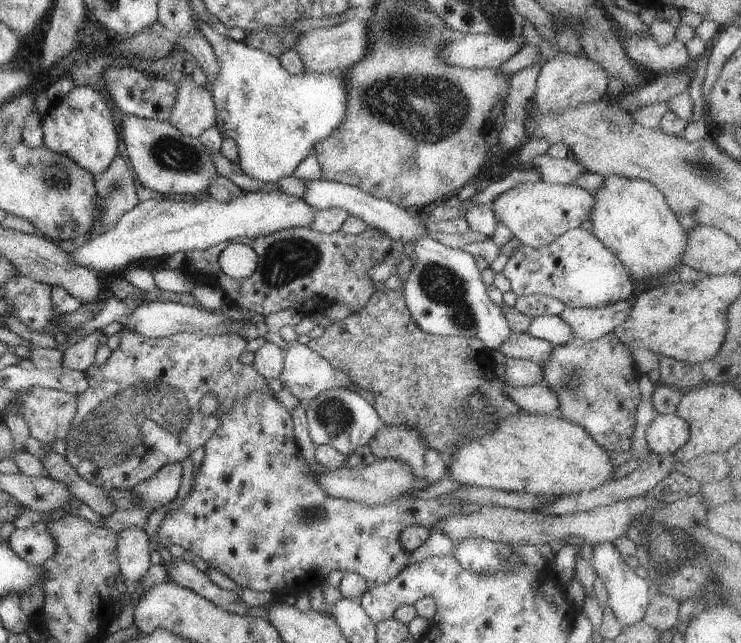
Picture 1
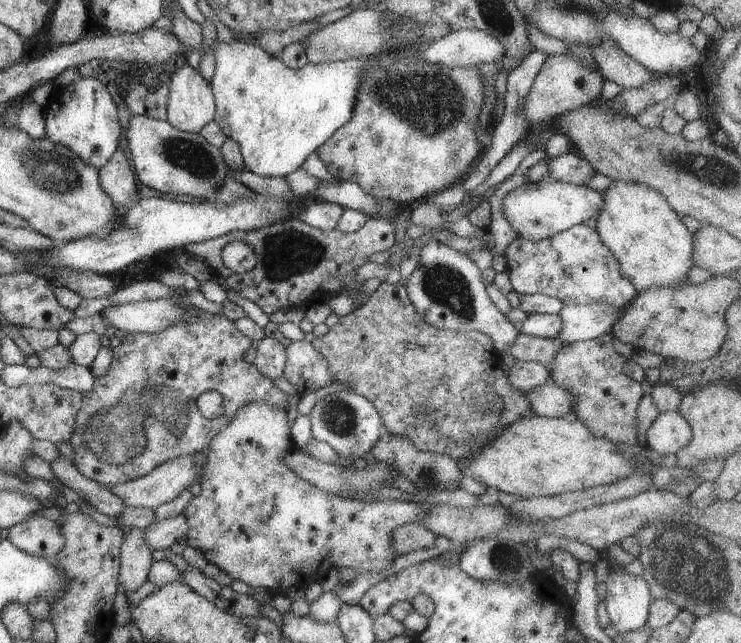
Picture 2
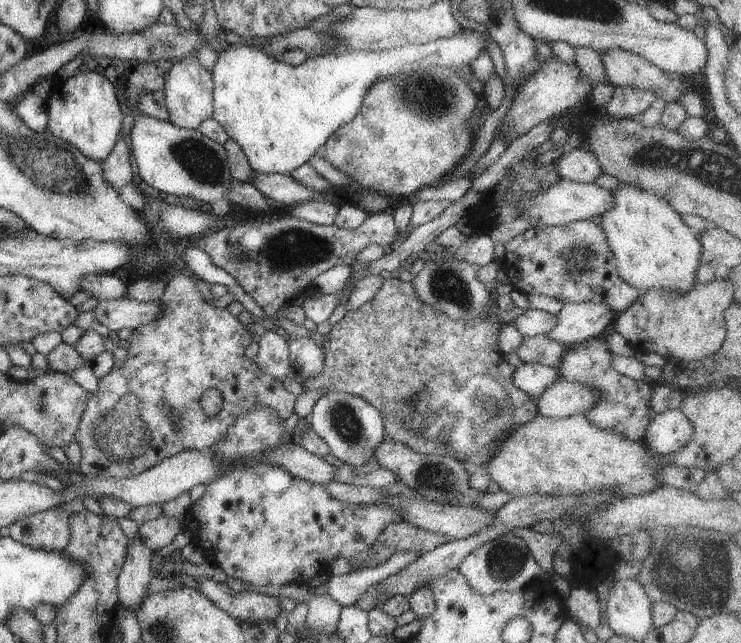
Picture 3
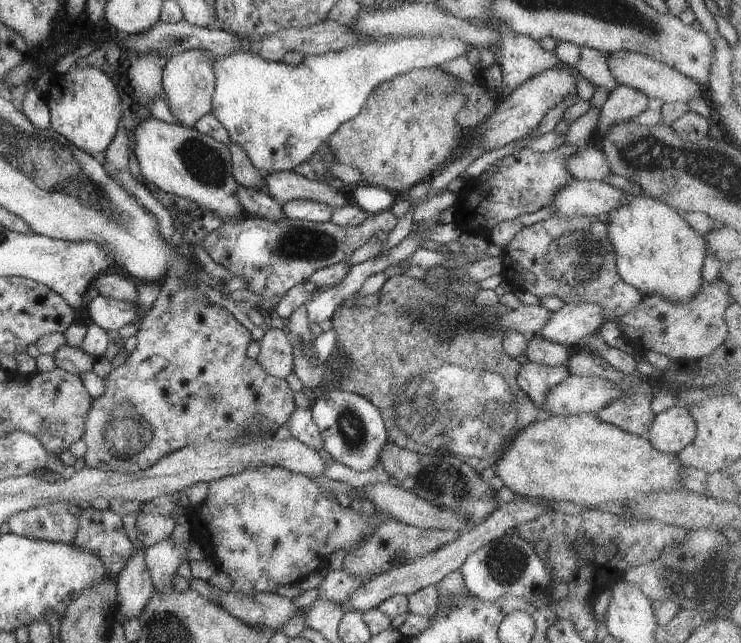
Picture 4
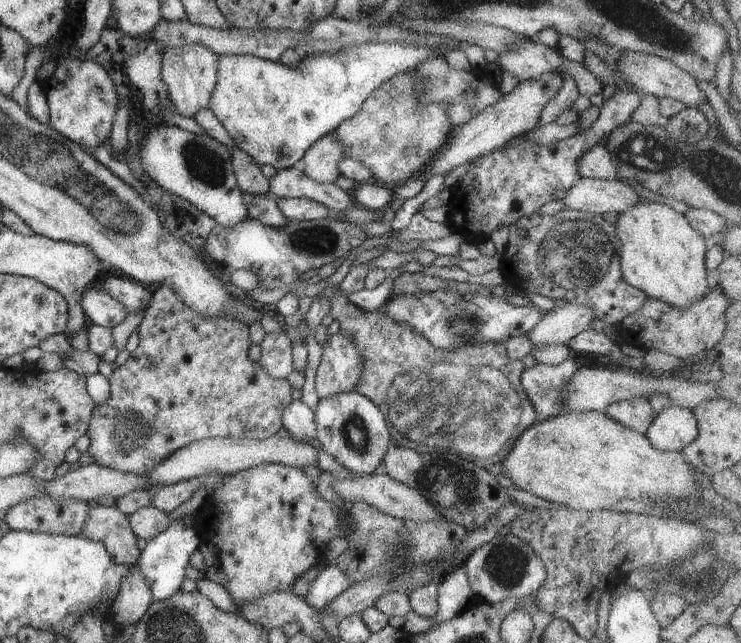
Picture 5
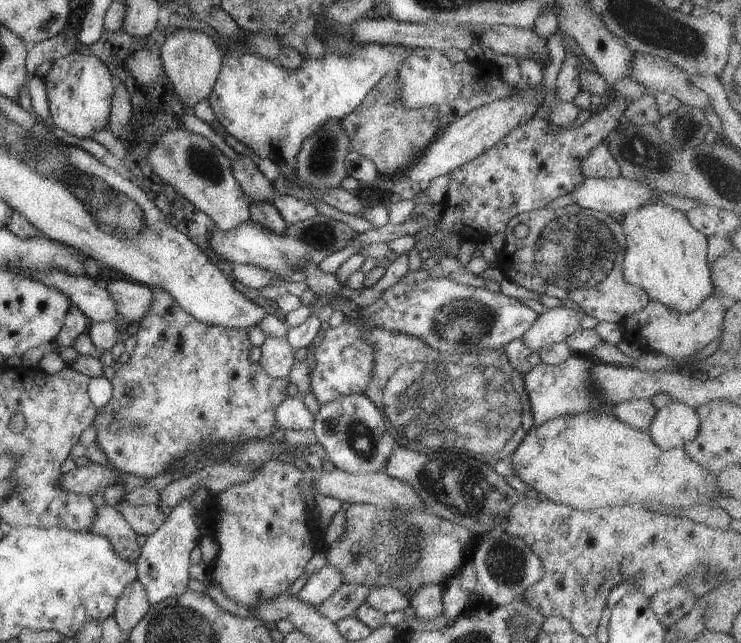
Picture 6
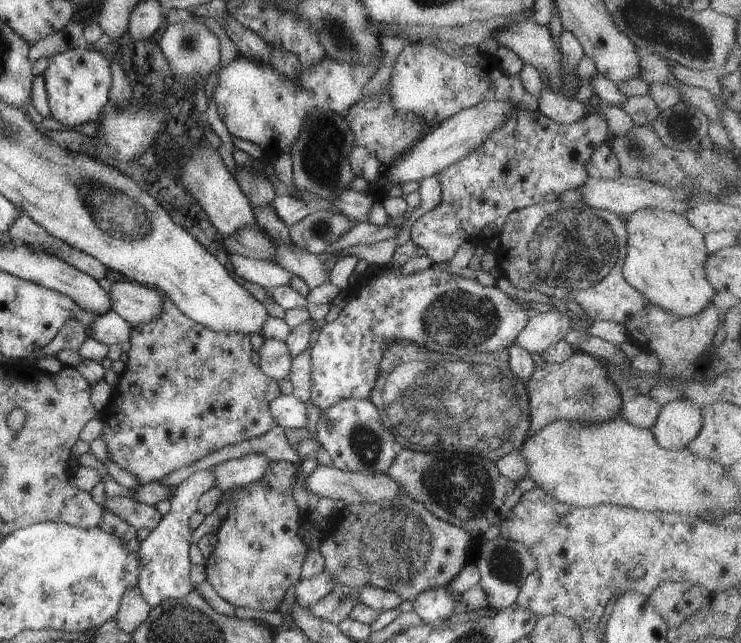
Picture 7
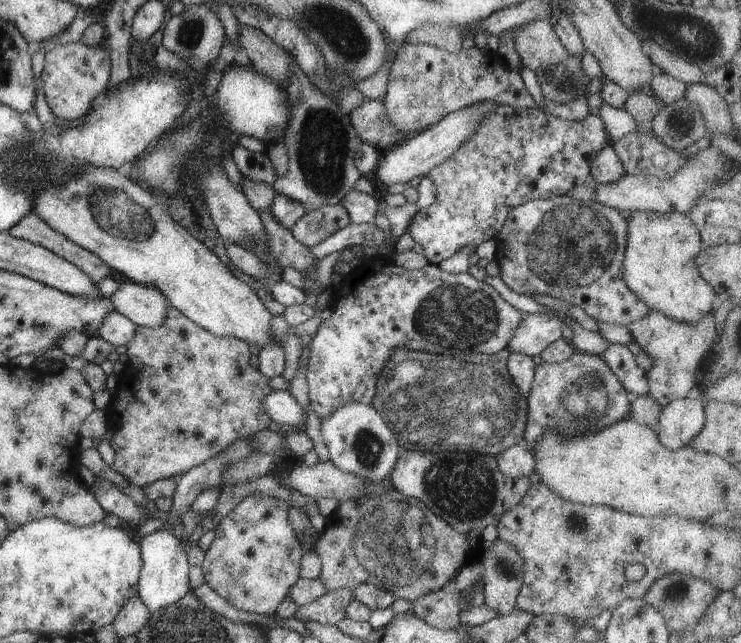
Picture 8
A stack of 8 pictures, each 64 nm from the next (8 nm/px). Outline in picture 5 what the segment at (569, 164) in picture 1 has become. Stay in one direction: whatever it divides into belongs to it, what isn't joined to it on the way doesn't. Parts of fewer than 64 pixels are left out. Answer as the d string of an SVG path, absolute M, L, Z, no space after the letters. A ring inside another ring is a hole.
M601 144L590 148L588 152L584 152L584 156L578 162L578 172L580 172L580 177L603 180L620 178L612 154L608 152L606 146Z

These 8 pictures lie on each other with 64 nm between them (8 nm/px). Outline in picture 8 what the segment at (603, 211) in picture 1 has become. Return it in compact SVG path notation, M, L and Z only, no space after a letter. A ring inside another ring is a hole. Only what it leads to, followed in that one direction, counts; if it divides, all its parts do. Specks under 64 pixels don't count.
M633 211L627 222L627 246L622 277L630 291L634 292L650 310L662 312L662 315L676 321L694 324L706 314L713 313L712 304L716 292L704 280L695 264L695 257L701 252L703 245L701 230L694 225L688 214Z

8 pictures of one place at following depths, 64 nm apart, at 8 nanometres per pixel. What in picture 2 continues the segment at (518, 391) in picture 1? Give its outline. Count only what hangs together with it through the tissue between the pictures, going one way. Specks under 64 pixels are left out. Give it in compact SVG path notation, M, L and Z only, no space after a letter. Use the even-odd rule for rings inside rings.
M553 379L525 394L535 415L558 418L571 416L574 412L572 408L576 404L576 396L560 384L555 384Z

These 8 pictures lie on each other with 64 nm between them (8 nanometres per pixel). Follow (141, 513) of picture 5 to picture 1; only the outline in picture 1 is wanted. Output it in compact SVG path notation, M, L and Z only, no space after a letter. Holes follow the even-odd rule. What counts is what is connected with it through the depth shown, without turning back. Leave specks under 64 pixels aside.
M252 392L246 400L238 400L219 418L218 430L204 446L206 454L192 482L194 490L180 508L170 510L164 516L151 544L156 548L170 548L178 544L184 551L189 550L203 558L208 567L220 570L244 589L272 592L284 590L286 586L286 592L310 592L336 570L358 574L373 585L390 583L408 564L410 553L403 550L398 540L404 528L417 525L431 529L436 520L459 511L460 504L471 507L488 504L511 510L536 511L538 506L542 508L556 500L555 496L534 496L469 485L431 500L396 498L390 504L366 504L334 497L308 476L308 462L302 458L294 440L293 417L273 396Z

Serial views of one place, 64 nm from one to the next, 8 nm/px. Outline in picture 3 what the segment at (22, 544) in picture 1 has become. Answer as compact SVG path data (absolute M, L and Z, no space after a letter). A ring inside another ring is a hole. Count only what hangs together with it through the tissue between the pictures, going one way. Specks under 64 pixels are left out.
M58 506L22 516L9 525L10 536L32 548L64 551L70 542L70 516L73 514Z

